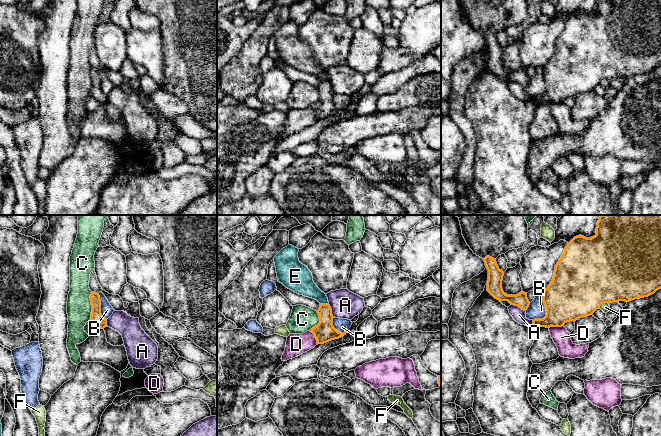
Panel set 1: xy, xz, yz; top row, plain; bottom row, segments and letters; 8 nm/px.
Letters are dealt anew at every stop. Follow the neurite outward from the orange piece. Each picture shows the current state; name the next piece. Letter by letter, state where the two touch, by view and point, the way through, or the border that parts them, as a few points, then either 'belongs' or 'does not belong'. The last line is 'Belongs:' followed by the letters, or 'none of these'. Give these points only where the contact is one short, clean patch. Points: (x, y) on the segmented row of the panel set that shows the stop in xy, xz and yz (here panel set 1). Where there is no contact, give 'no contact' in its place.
A: yz (518, 306) | does not belong
B: yz (546, 309) | does not belong
C: xy (91, 304) | does not belong
D: xz (314, 336) | does not belong
E: xz (324, 304) | along xz (320, 303), (328, 304) | does not belong
F: yz (603, 302) | does not belong
Belongs: none of these

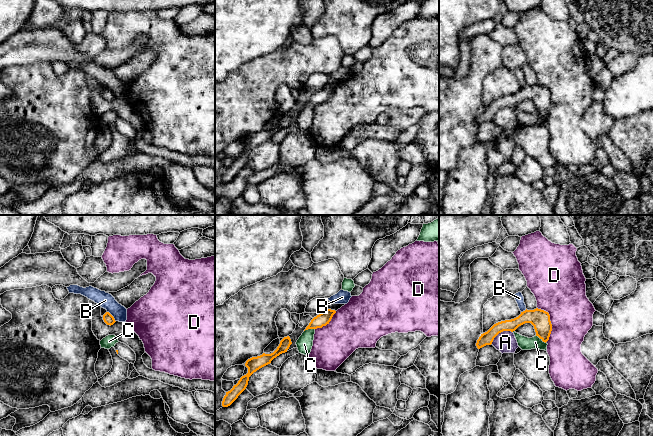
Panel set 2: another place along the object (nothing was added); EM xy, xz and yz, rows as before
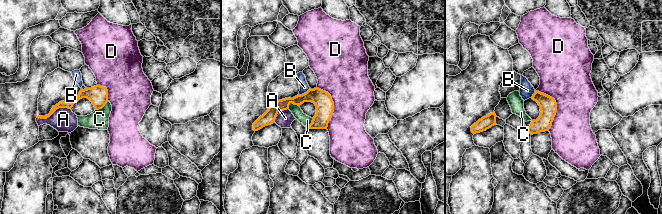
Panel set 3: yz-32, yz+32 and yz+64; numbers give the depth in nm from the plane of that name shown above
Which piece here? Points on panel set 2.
A: yz (500, 332) | along yz (512, 331), (501, 331), (491, 343) | does not belong
B: xy (112, 316) | along xy (107, 311), (115, 321) | does not belong
C: yz (541, 338) | does not belong
D: yz (550, 322) | does not belong
Belongs: none of these

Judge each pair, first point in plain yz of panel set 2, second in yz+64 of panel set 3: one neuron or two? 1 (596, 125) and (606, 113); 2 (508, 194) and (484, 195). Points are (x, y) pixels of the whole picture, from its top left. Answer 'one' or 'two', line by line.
1: one
2: two

